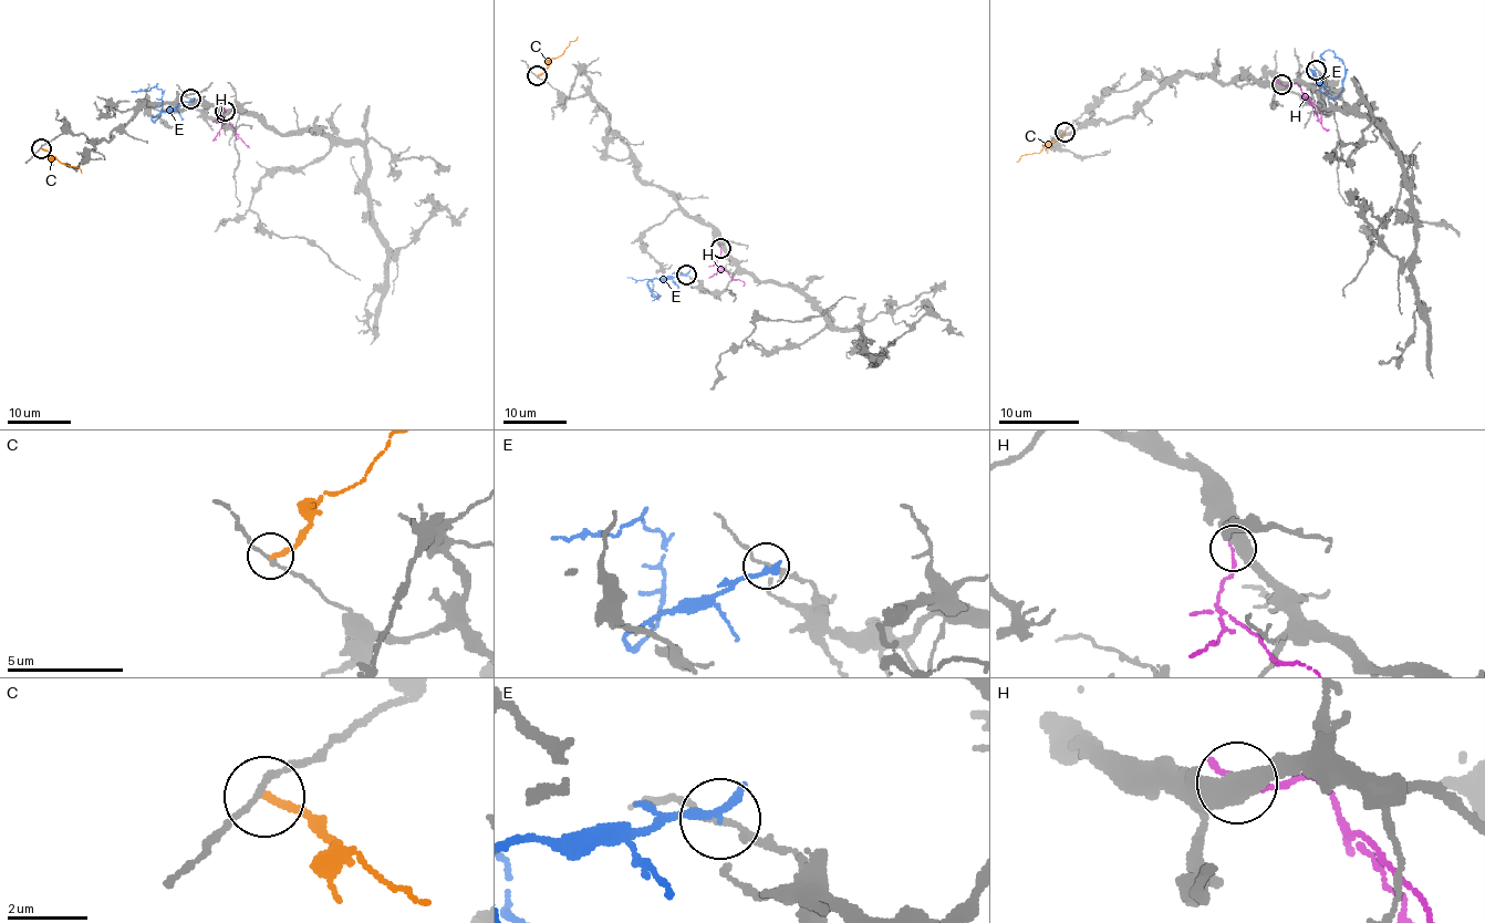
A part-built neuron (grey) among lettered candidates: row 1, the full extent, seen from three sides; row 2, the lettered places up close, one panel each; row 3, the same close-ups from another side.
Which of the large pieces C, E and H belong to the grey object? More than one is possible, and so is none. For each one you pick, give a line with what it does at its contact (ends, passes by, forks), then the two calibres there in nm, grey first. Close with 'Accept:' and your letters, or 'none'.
Accept: none

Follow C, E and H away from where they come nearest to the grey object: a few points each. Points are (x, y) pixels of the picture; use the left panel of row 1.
C: (41, 148), (64, 165), (78, 166), (82, 173)
E: (190, 100), (156, 115), (154, 122), (161, 115), (162, 91), (157, 83), (149, 90), (132, 91)
H: (225, 111), (221, 115), (247, 147)

